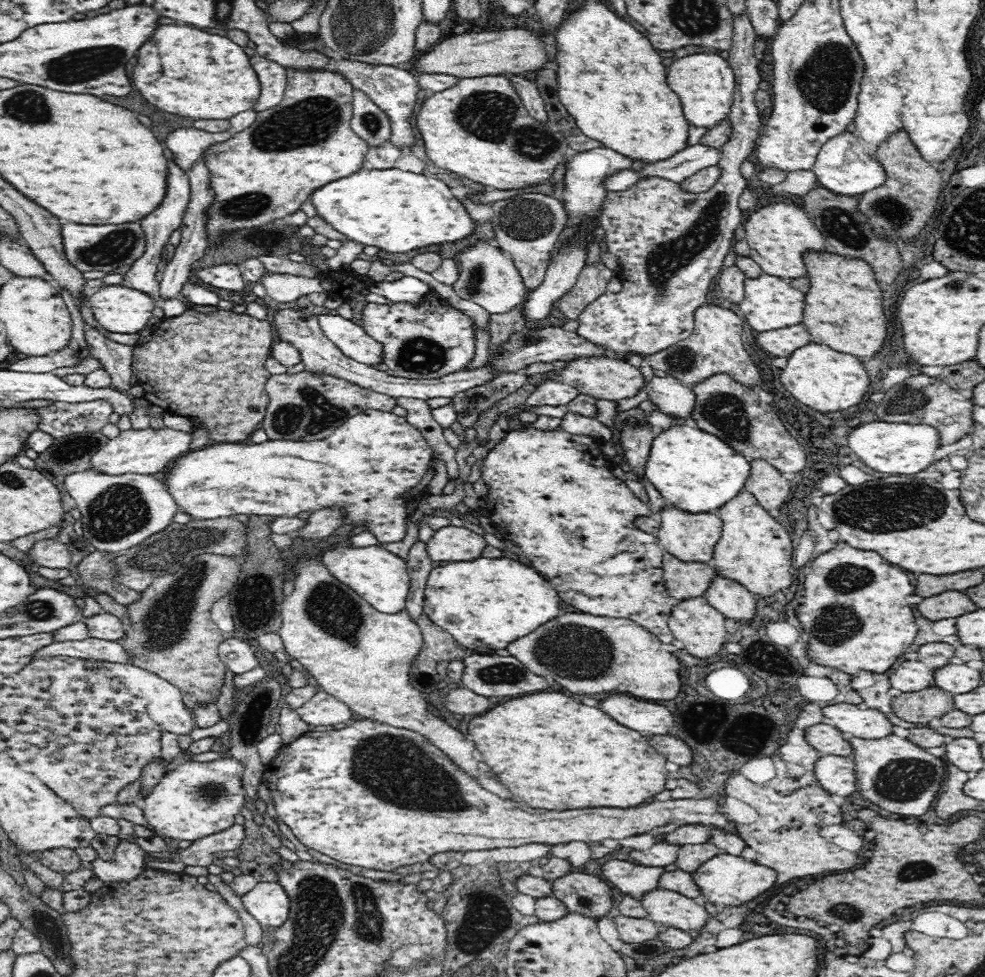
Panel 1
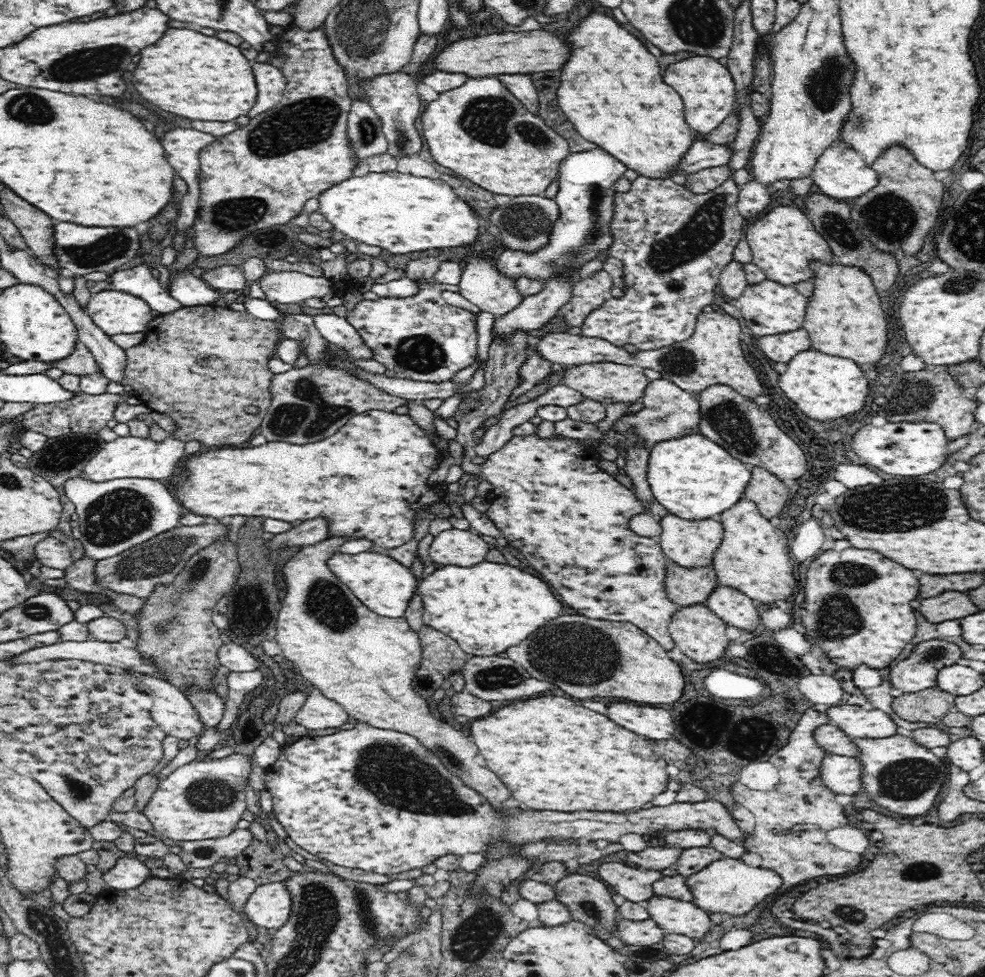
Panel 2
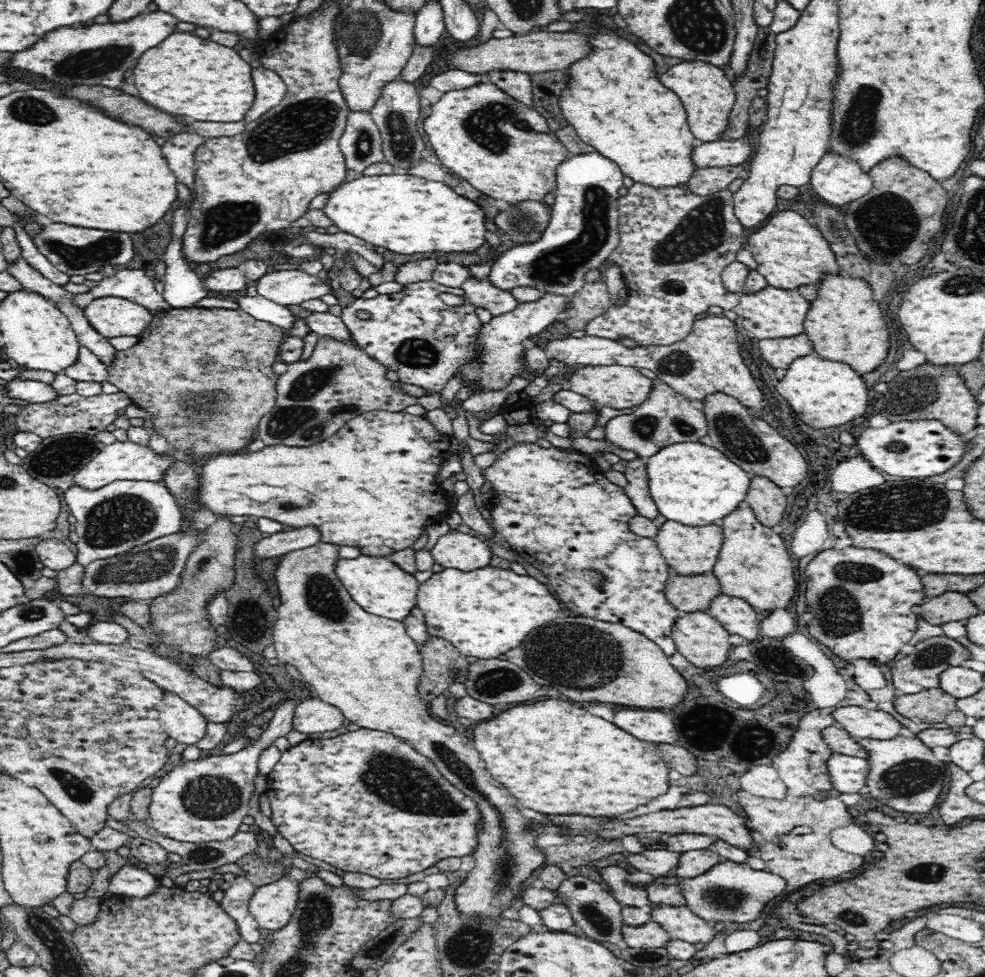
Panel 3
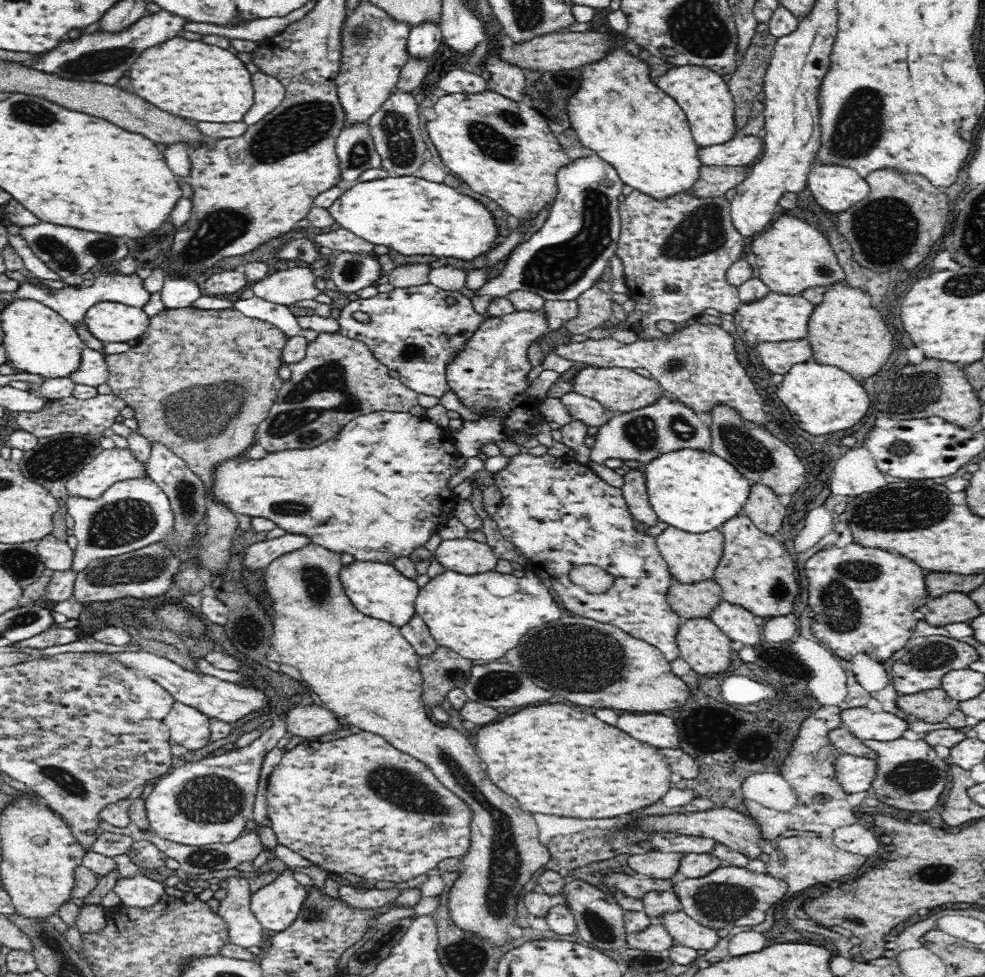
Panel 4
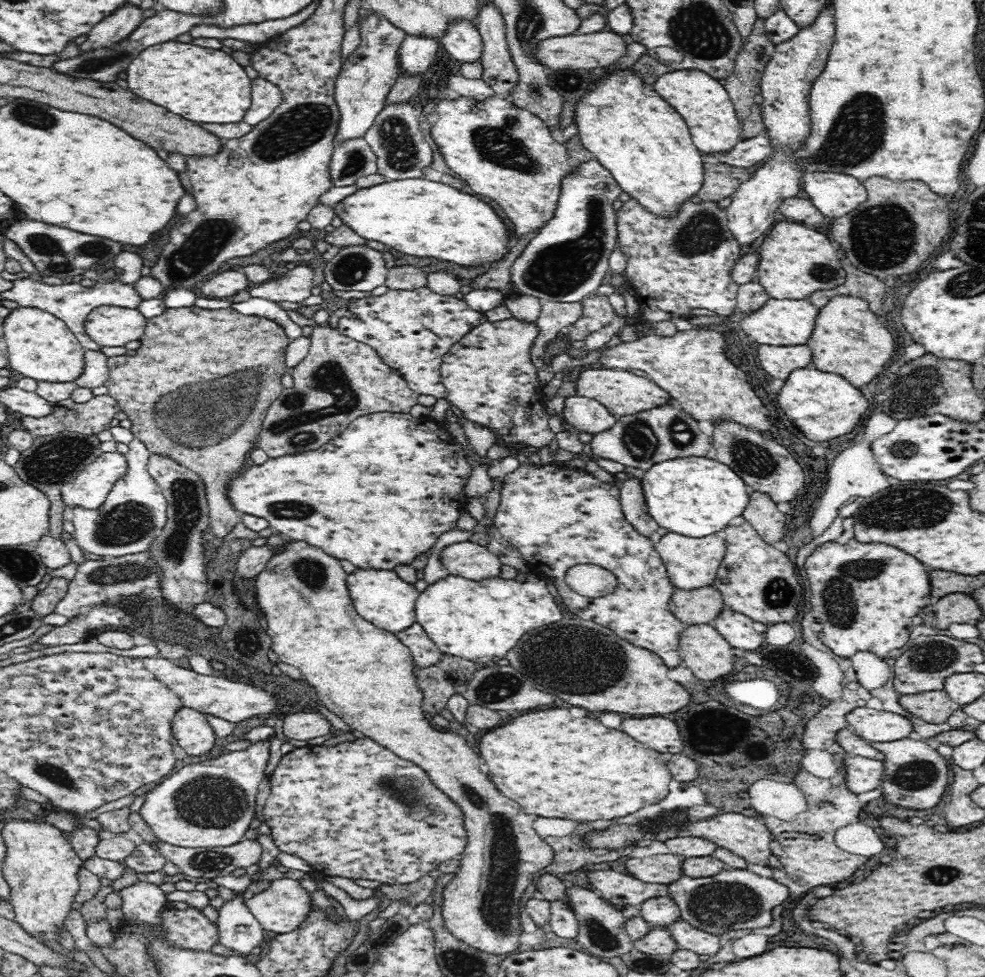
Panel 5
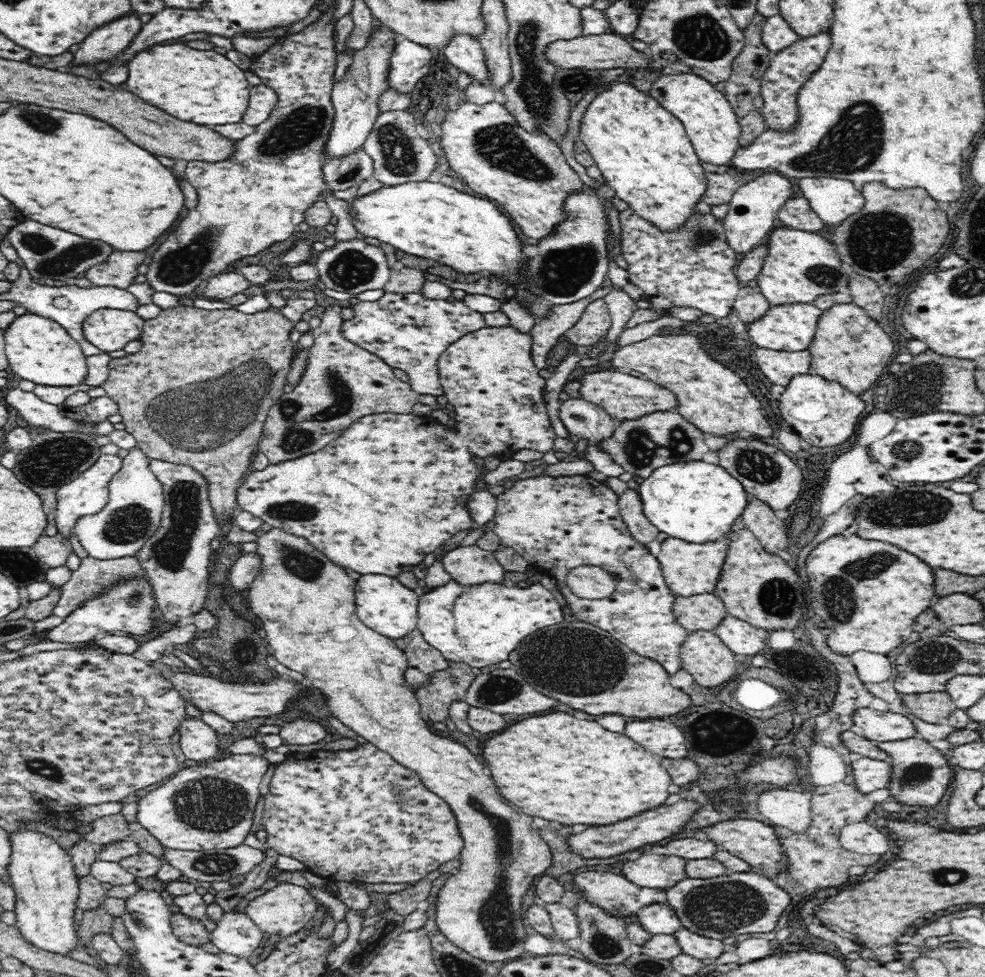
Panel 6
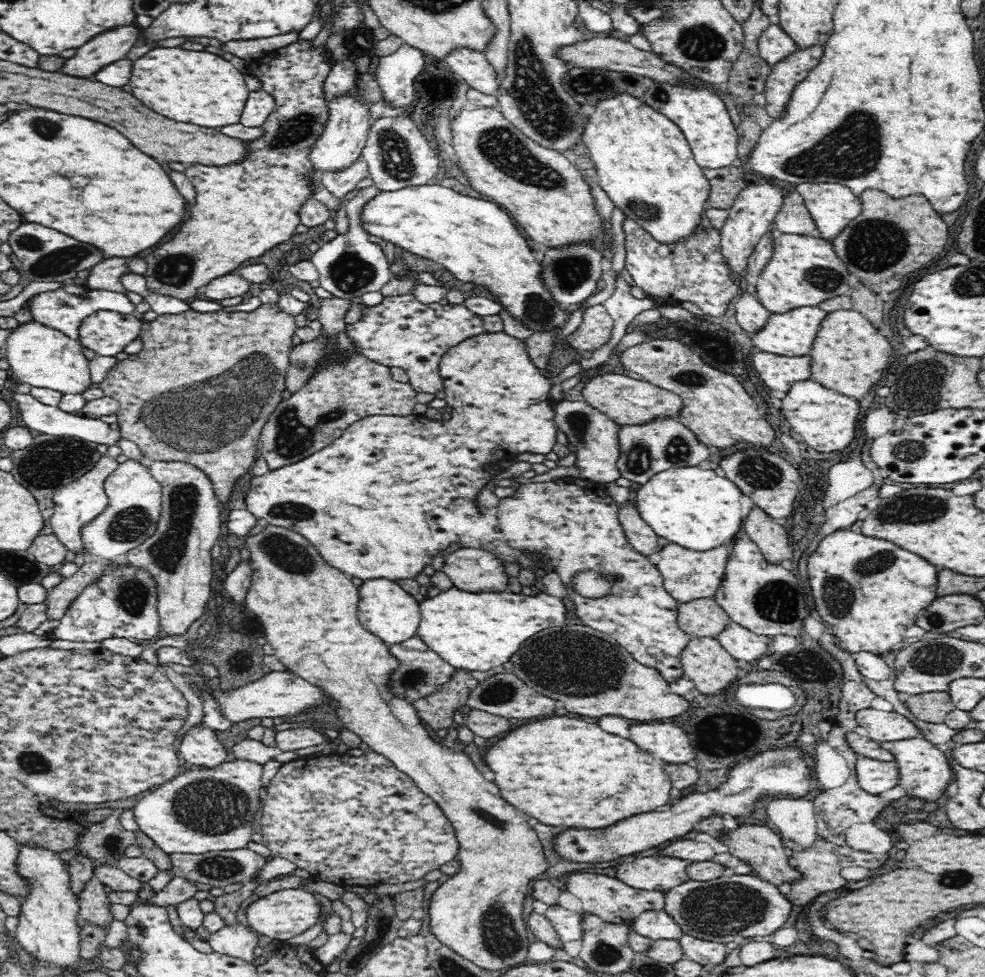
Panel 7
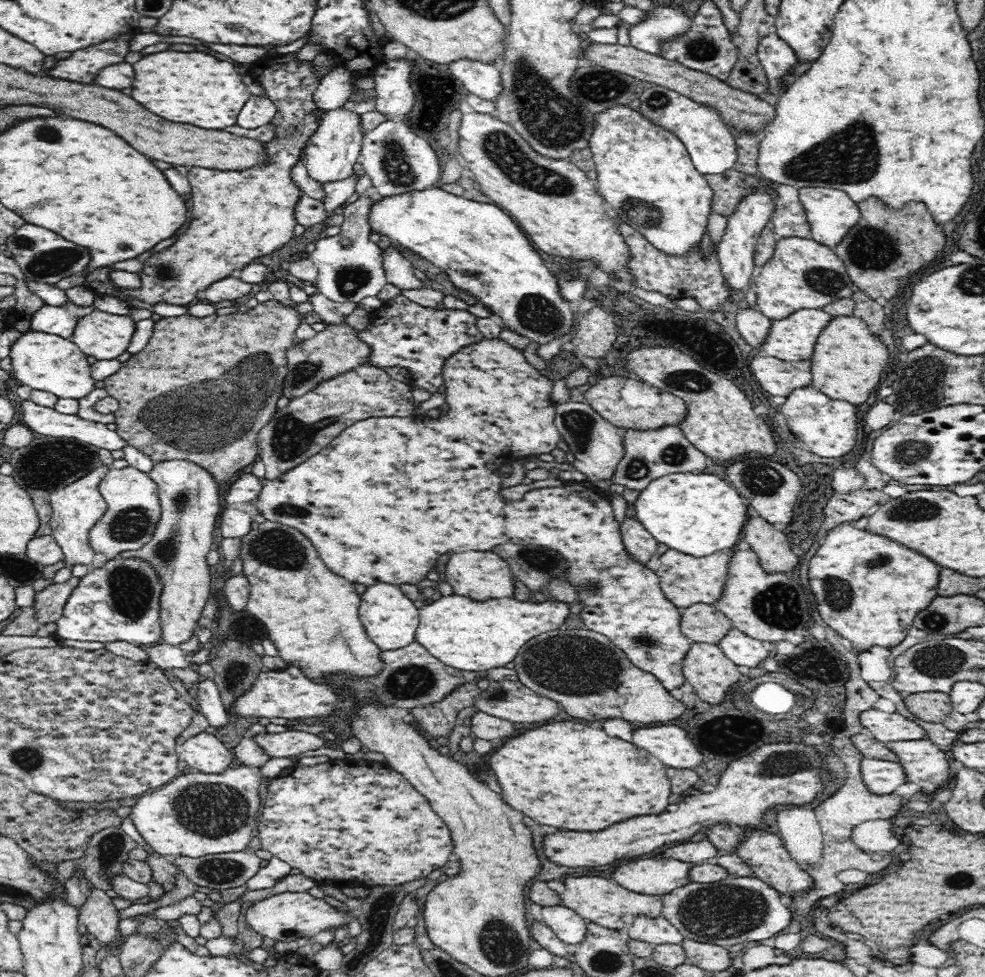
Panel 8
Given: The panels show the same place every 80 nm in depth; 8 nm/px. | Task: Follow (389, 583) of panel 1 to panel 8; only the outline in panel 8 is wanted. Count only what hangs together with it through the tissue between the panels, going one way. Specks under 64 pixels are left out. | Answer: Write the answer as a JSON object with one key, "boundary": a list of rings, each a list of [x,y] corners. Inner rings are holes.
{"boundary":[[[379,583],[367,587],[366,592],[361,595],[359,617],[369,639],[379,650],[405,648],[415,641],[419,610],[414,605],[414,601],[408,599],[397,585]]]}

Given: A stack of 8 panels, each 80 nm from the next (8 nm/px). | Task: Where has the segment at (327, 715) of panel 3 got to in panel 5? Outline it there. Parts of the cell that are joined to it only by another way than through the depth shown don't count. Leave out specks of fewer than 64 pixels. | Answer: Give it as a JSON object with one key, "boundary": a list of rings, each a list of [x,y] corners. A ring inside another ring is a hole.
{"boundary":[[[318,710],[289,714],[283,719],[283,736],[292,740],[319,742],[333,734],[334,728]]]}

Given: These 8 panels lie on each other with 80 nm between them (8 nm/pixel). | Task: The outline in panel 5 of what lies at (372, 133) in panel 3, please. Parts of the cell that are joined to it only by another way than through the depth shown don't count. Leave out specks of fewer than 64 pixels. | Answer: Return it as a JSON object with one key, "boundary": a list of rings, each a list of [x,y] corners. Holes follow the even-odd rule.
{"boundary":[[[365,137],[336,143],[332,163],[334,187],[356,185],[360,178],[378,172],[376,155]]]}

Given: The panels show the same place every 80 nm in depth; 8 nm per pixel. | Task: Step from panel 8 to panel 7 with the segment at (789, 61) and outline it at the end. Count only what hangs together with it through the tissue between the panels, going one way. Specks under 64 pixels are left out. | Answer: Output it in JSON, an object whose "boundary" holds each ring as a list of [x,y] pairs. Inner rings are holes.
{"boundary":[[[774,20],[764,30],[758,42],[758,53],[771,68],[779,64],[780,60],[784,60],[787,56],[796,52],[796,49],[796,43],[784,33],[777,20]]]}

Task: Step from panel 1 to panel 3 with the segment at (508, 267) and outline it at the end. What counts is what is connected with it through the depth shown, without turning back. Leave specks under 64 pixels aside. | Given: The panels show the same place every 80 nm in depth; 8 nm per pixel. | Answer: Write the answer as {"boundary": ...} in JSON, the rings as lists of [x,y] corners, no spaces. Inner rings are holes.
{"boundary":[[[469,273],[461,288],[464,290],[464,298],[468,299],[476,308],[480,306],[480,308],[488,310],[492,313],[492,317],[511,312],[518,306],[511,291],[500,290],[492,286],[489,276],[486,279],[477,280]]]}

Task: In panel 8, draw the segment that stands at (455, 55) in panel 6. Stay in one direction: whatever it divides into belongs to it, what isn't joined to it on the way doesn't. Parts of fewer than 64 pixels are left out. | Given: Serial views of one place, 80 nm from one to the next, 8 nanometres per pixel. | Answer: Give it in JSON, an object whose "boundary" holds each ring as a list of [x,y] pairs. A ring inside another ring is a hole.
{"boundary":[[[461,59],[451,63],[448,68],[469,93],[477,95],[482,100],[495,104],[499,94],[502,93],[501,73],[495,65]]]}

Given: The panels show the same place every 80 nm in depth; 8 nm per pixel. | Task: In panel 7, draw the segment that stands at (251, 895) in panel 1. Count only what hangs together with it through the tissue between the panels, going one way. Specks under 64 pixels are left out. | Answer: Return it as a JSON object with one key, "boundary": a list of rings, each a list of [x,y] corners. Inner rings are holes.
{"boundary":[[[288,888],[272,892],[249,904],[246,908],[246,918],[249,926],[260,935],[264,934],[268,938],[286,942],[289,938],[294,938],[312,928],[320,920],[320,912],[322,912],[320,903],[312,893],[306,892],[304,888]]]}

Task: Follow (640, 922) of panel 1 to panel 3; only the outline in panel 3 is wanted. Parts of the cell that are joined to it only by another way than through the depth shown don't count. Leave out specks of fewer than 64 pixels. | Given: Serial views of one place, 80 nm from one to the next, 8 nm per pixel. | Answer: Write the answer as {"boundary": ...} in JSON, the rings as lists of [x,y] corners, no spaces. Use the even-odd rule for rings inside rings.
{"boundary":[[[653,921],[642,926],[622,926],[623,946],[630,948],[662,948],[671,940],[664,927]]]}

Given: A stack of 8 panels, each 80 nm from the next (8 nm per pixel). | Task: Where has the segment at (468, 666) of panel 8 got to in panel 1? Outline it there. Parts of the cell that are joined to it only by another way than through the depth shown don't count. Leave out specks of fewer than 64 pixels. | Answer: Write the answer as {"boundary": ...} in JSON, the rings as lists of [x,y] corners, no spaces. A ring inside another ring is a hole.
{"boundary":[[[478,557],[475,558],[474,561],[450,561],[449,563],[439,564],[431,570],[427,578],[423,614],[427,614],[430,620],[434,621],[440,628],[446,630],[446,632],[449,632],[462,647],[480,655],[492,655],[496,654],[497,650],[506,649],[511,642],[518,640],[518,636],[526,636],[526,632],[534,632],[534,628],[546,624],[546,620],[552,620],[554,616],[560,616],[560,598],[558,598],[558,594],[556,594],[556,589],[552,588],[552,586],[544,580],[544,576],[542,576],[538,568],[533,565],[529,567],[520,560],[509,560],[505,557],[496,559]]]}

